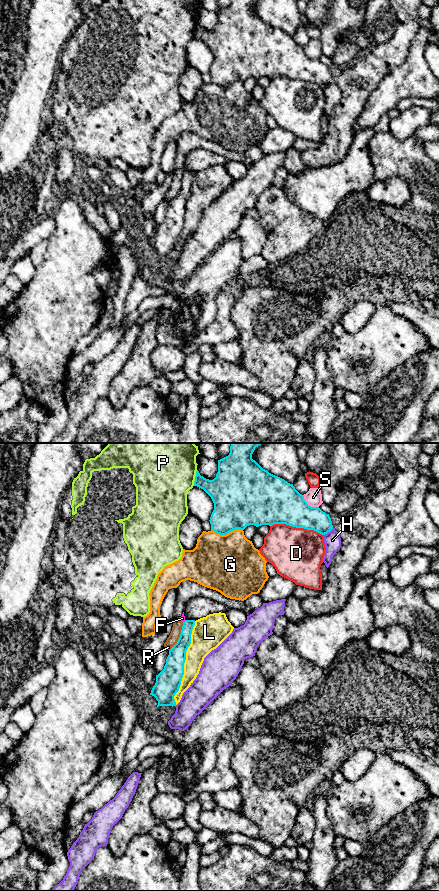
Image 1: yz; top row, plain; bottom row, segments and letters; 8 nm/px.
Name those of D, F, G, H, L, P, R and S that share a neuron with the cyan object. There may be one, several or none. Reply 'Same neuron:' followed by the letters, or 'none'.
Same neuron: none

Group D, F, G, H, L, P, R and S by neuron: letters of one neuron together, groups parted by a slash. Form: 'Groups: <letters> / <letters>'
Groups: D / F R / G / H / L / P / S

